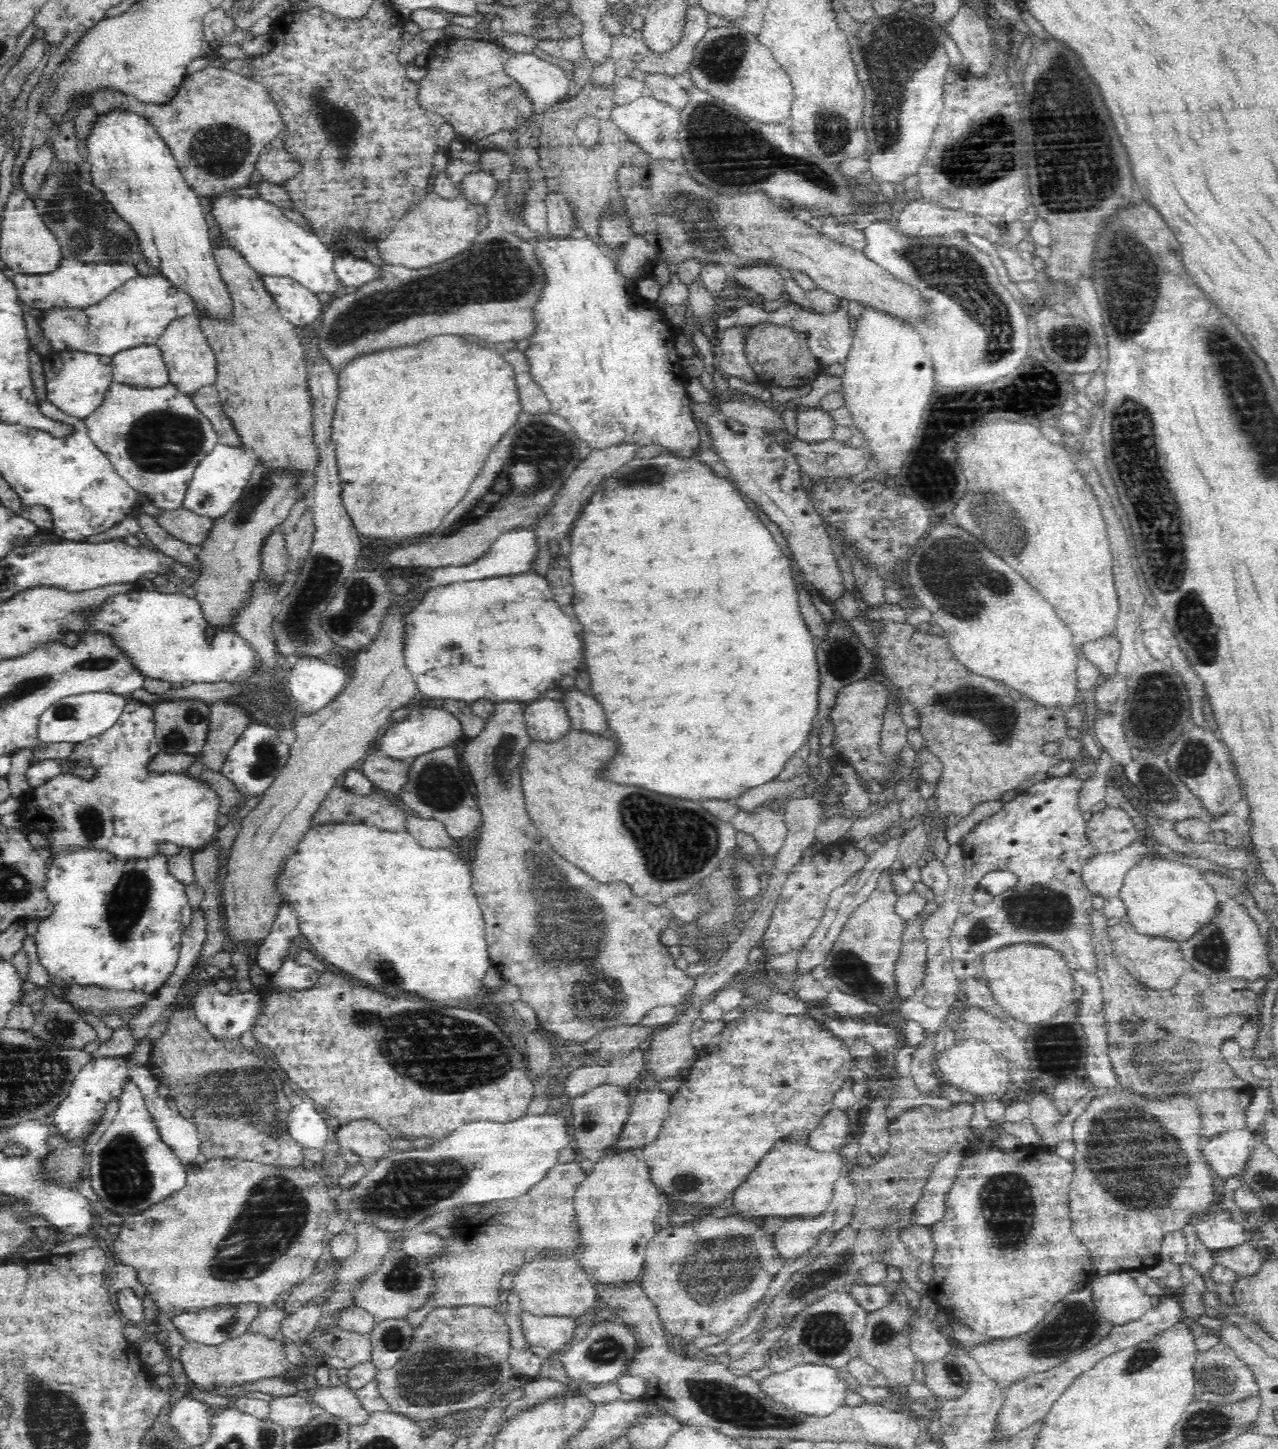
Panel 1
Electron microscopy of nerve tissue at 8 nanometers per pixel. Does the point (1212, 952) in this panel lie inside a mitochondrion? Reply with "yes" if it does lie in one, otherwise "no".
yes

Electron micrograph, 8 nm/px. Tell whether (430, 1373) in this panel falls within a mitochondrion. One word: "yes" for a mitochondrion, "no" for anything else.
yes

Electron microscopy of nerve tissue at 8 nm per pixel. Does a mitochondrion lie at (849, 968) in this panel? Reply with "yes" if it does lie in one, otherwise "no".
yes

